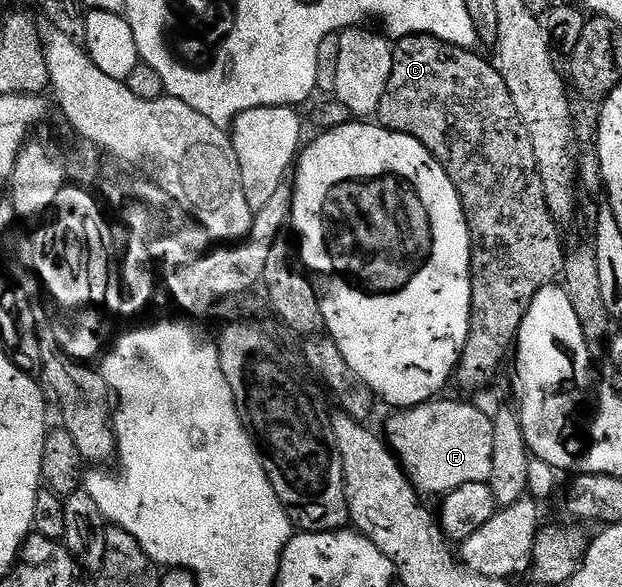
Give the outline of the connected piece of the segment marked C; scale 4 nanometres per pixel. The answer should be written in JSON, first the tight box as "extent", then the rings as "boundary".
{"extent":[377,36,565,390],"boundary":[[[407,36],[403,40],[396,40],[393,44],[393,68],[392,76],[388,78],[387,92],[381,98],[377,111],[377,120],[382,127],[391,132],[409,134],[437,158],[437,162],[449,174],[453,186],[463,203],[463,212],[467,215],[467,225],[471,228],[471,329],[469,338],[465,342],[465,350],[459,358],[457,369],[457,384],[470,390],[483,390],[487,384],[499,372],[499,366],[503,358],[508,357],[509,351],[516,343],[519,335],[519,327],[529,310],[529,302],[547,284],[554,284],[560,279],[563,262],[565,259],[565,247],[559,241],[559,228],[554,216],[552,216],[549,206],[545,202],[545,190],[541,186],[541,174],[537,170],[537,154],[533,154],[533,142],[529,142],[529,130],[521,122],[521,114],[517,114],[517,106],[513,106],[513,98],[509,94],[509,86],[501,78],[501,74],[495,68],[490,59],[482,60],[478,56],[478,51],[469,48],[458,48],[444,40],[438,40],[436,36]]]}

